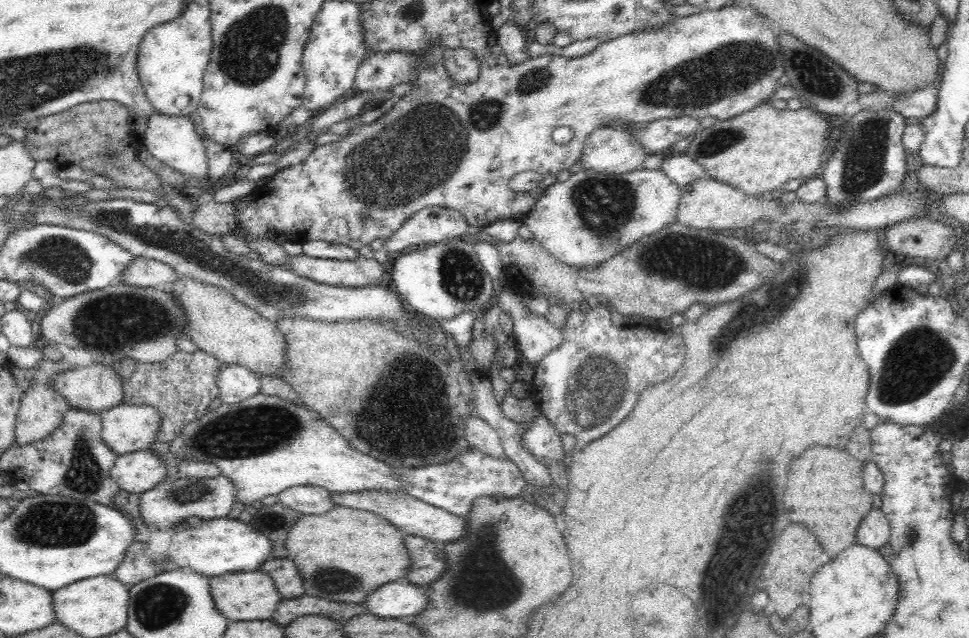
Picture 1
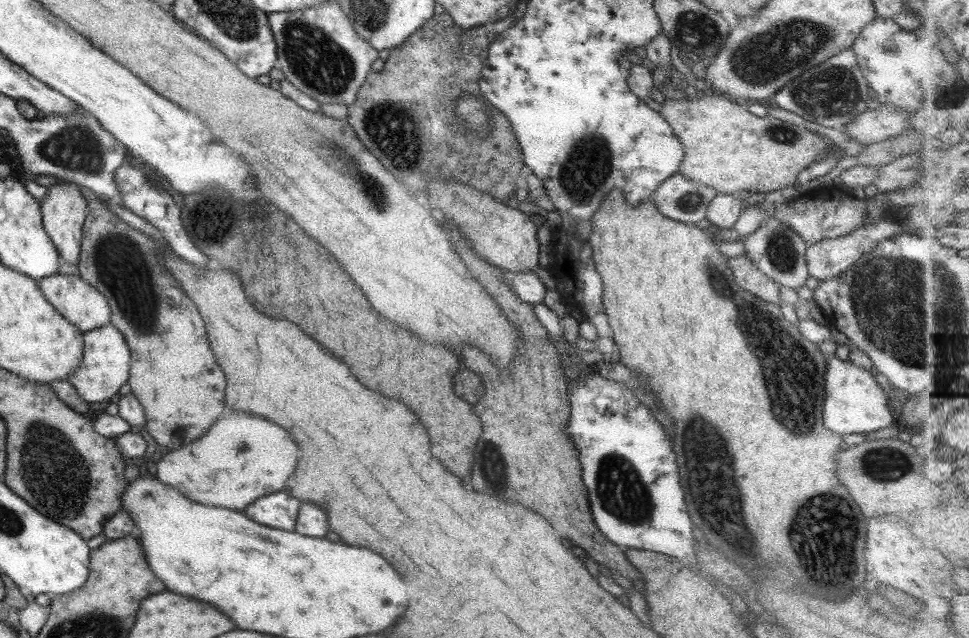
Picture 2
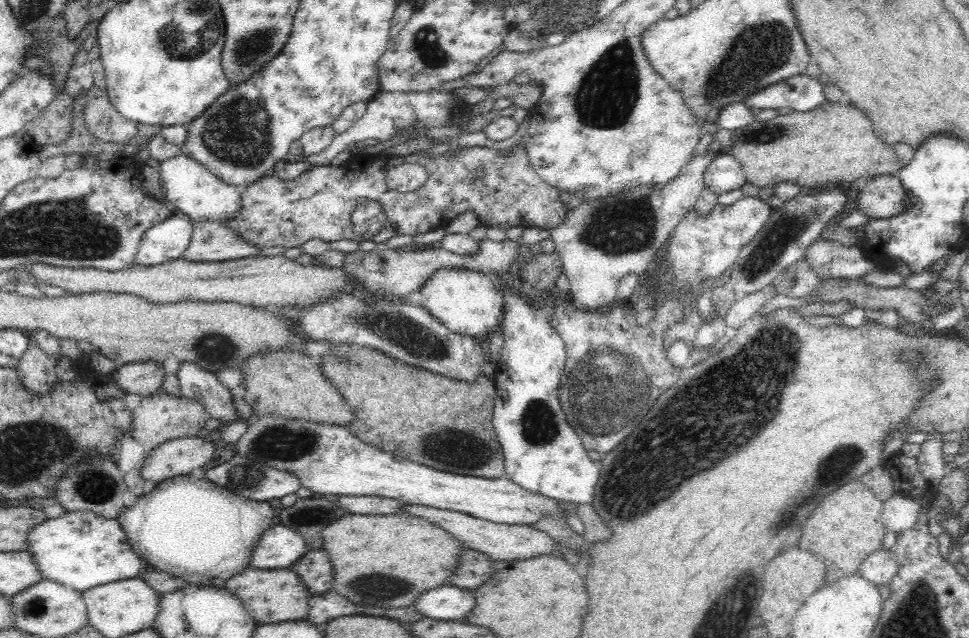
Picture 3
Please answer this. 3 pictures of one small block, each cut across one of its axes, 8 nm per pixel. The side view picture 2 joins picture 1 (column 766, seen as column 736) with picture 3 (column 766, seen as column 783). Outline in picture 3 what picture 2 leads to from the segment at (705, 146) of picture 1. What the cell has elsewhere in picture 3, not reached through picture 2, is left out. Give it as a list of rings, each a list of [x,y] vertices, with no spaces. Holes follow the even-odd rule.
[[[843,100],[838,106],[827,102],[806,113],[792,111],[787,116],[778,115],[764,122],[754,120],[747,127],[733,130],[730,150],[721,153],[733,156],[742,166],[746,181],[758,188],[772,189],[780,182],[800,185],[804,191],[829,186],[848,188],[859,178],[870,180],[876,176],[895,175],[902,168],[893,145],[876,138],[872,128],[872,122],[860,112],[856,112],[856,108],[848,101]]]

